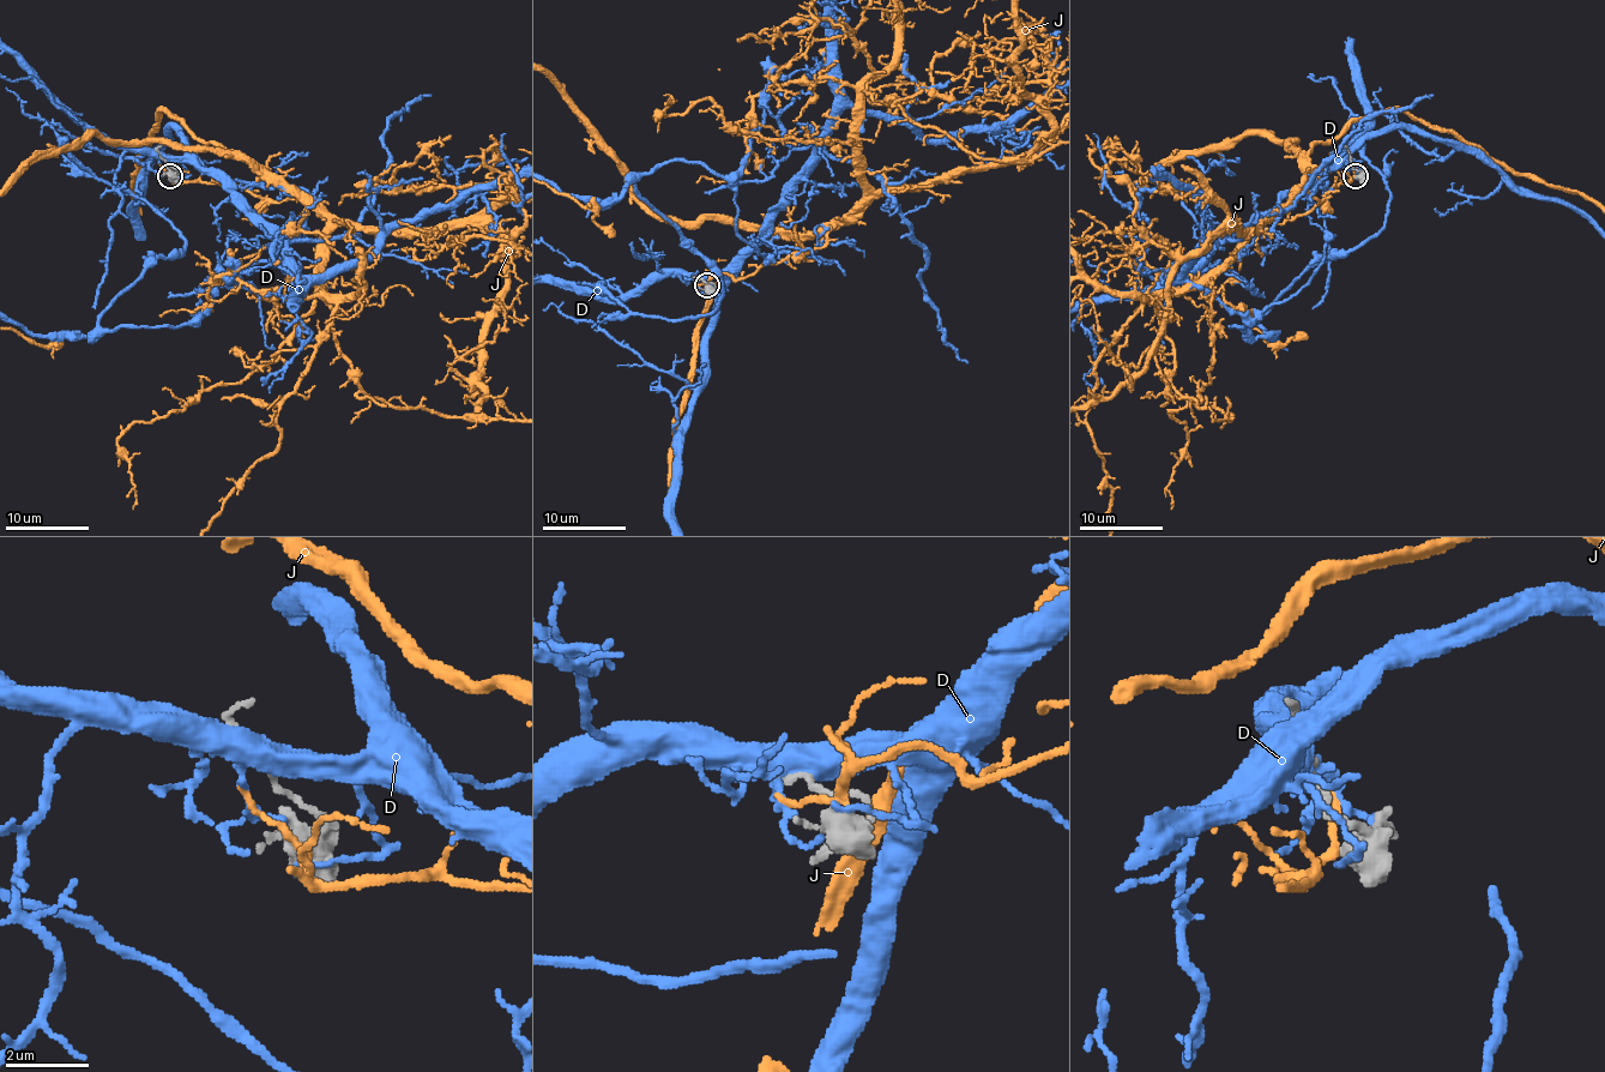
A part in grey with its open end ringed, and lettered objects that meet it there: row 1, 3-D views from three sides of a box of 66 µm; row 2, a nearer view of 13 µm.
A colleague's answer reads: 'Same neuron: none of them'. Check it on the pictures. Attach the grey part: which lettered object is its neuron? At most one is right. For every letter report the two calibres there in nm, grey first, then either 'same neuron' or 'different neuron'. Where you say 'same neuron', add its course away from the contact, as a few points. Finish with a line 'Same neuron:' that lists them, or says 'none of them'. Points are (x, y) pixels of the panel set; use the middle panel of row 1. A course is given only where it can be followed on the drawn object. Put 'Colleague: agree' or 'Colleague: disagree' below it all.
D: calibres 440 and 130 nm; different neuron
J: calibres 400 and 190 nm; same neuron
Same neuron: J
Colleague: disagree

